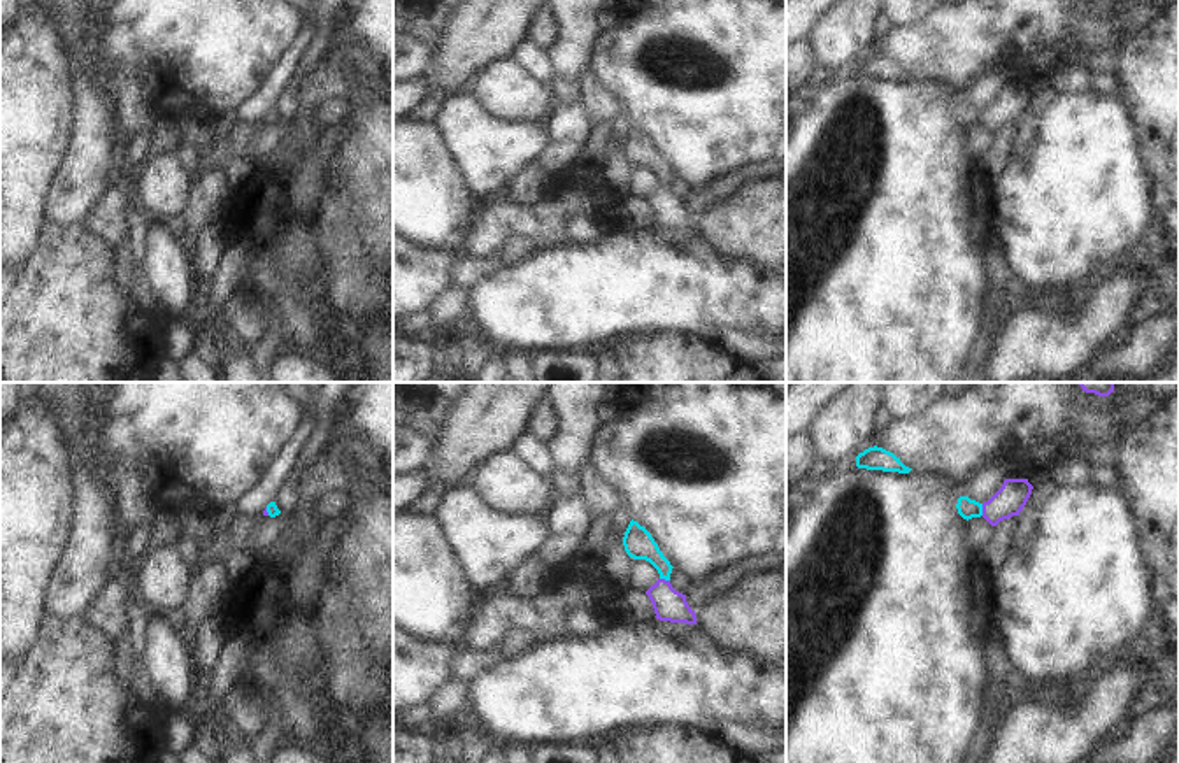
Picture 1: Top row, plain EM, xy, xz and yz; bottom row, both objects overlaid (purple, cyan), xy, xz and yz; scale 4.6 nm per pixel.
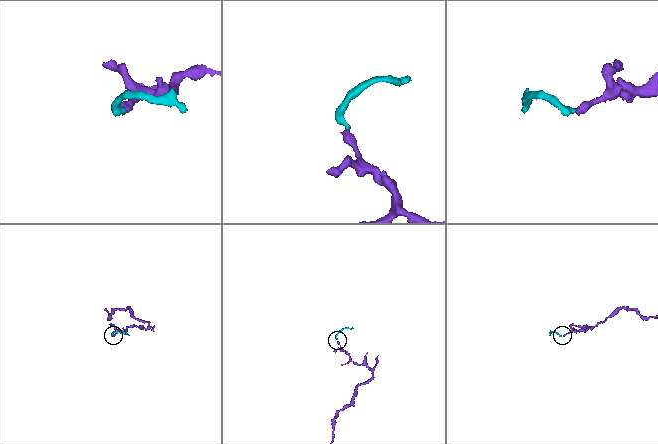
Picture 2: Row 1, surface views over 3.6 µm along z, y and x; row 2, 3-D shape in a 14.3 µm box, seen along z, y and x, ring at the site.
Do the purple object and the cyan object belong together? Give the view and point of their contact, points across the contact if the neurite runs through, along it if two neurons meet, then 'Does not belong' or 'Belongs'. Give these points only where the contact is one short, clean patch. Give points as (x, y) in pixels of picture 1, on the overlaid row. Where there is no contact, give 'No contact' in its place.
Touches purple at yz (983, 509). Path across: yz (1009, 500), (997, 509), (983, 509), (967, 509). Belongs.

